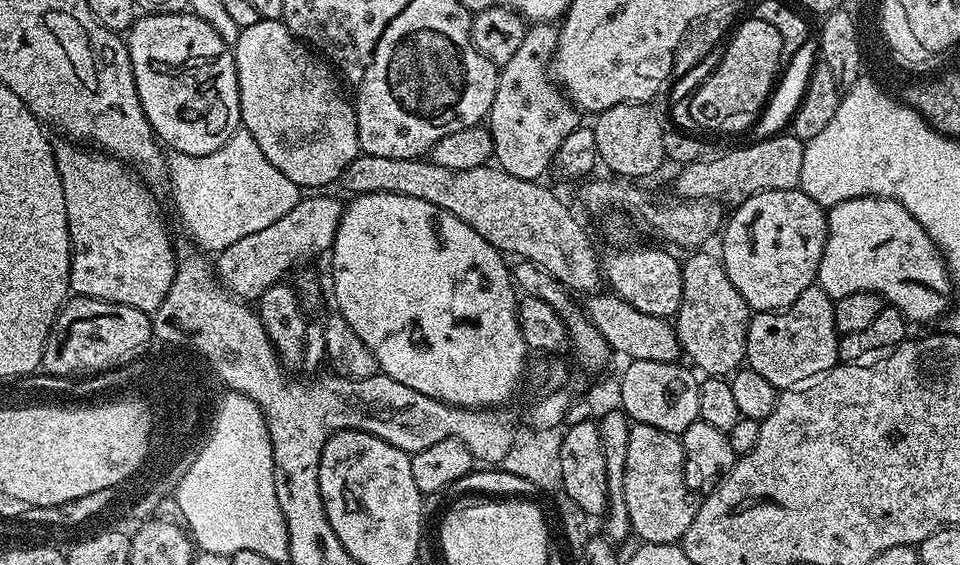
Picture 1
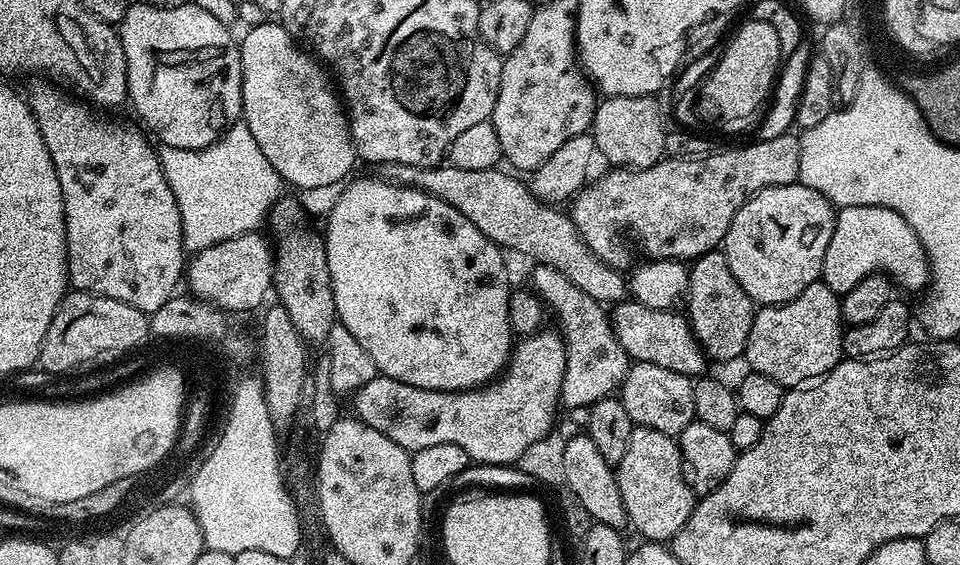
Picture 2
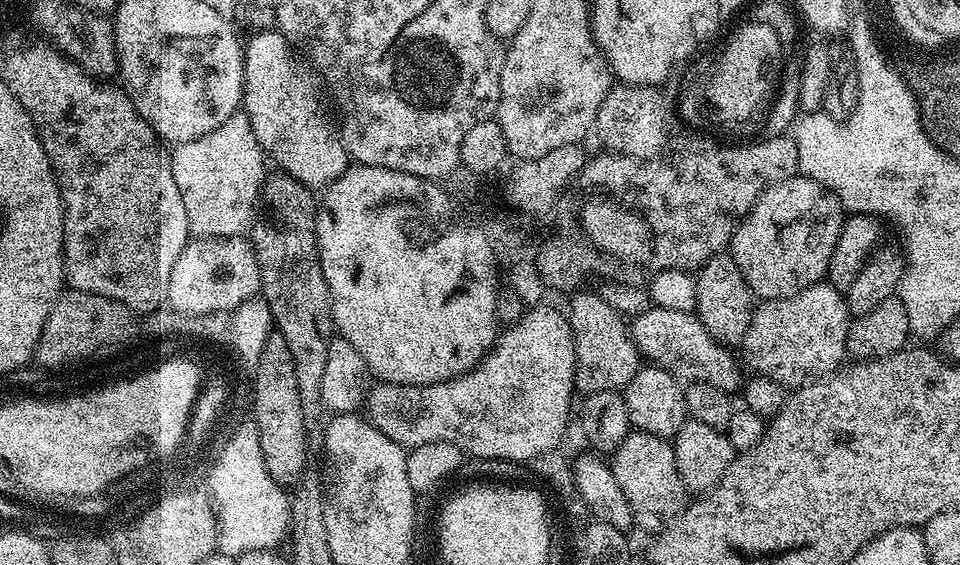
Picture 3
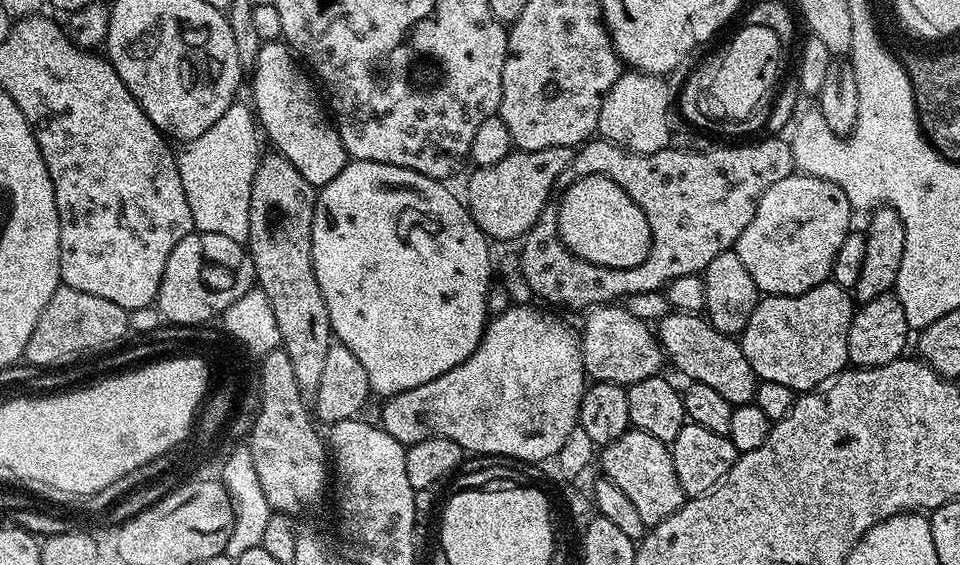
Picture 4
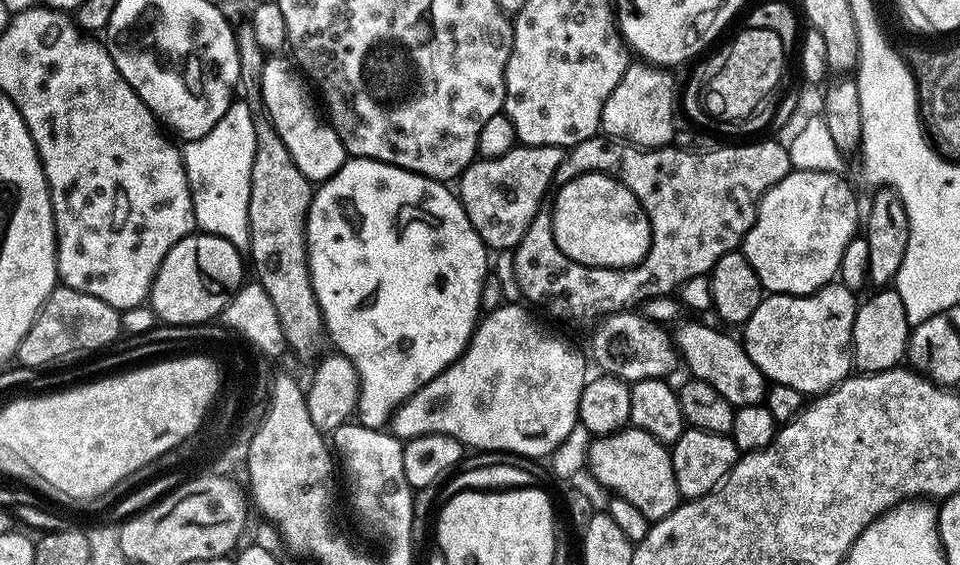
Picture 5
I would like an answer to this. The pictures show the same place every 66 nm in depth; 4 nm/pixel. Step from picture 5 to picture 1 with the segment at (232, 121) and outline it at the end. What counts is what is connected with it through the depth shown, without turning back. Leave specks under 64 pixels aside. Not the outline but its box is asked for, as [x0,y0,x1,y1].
[166,130,302,254]

